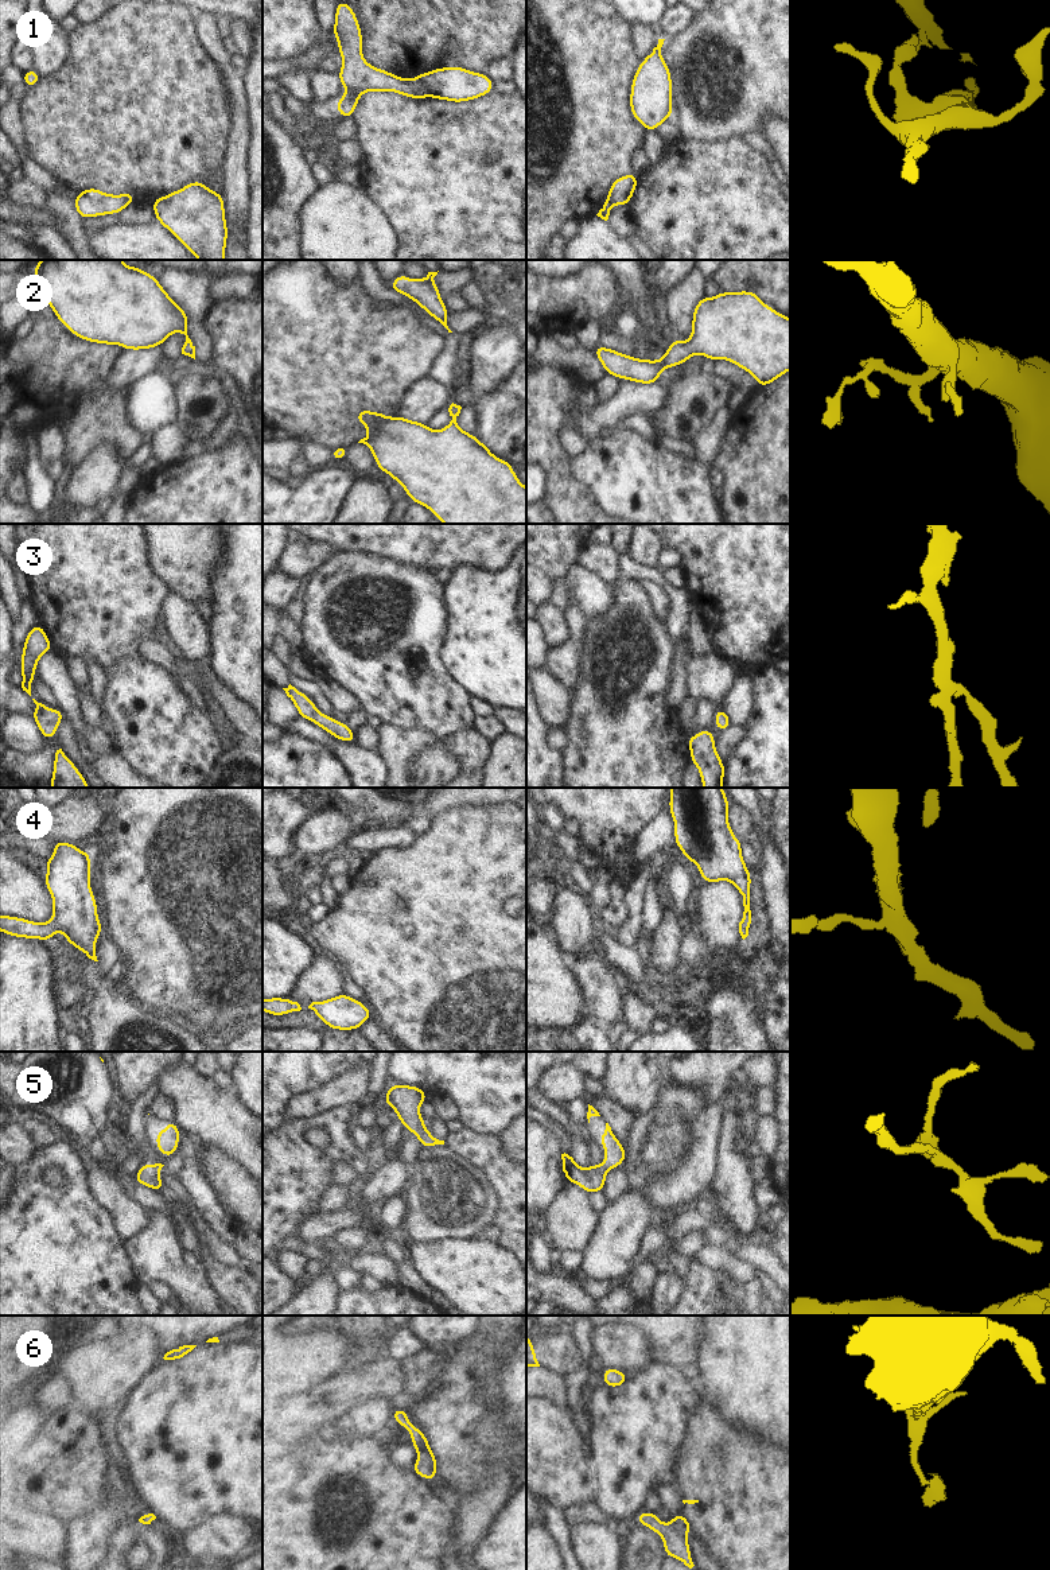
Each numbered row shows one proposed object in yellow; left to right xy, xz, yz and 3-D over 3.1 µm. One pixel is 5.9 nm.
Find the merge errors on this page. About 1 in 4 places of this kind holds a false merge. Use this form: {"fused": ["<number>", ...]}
{"fused": ["1"]}

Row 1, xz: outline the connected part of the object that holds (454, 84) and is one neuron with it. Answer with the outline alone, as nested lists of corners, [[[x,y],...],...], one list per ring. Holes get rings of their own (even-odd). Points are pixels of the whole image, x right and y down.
[[[460,66],[439,67],[419,74],[429,97],[448,102],[467,102],[493,92],[494,81],[485,73]]]

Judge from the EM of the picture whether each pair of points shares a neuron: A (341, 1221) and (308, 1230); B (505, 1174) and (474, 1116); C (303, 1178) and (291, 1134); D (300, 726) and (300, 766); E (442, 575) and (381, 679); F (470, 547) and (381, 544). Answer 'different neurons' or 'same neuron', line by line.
A: same neuron
B: different neurons
C: same neuron
D: different neurons
E: different neurons
F: same neuron

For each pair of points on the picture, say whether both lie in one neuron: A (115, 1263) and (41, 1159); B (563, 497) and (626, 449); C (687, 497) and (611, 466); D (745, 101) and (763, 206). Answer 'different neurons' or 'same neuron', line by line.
A: same neuron
B: different neurons
C: same neuron
D: different neurons

